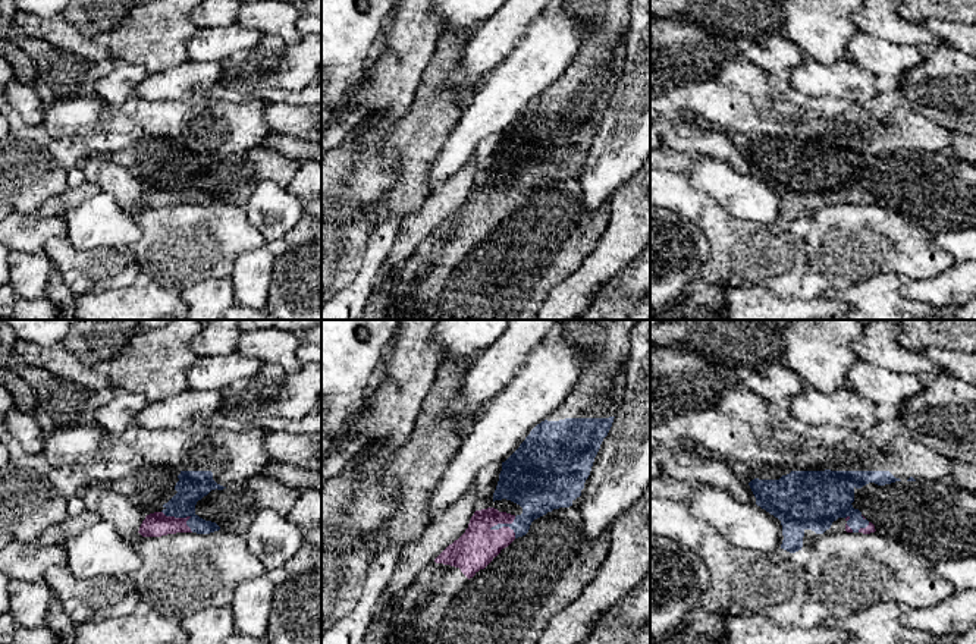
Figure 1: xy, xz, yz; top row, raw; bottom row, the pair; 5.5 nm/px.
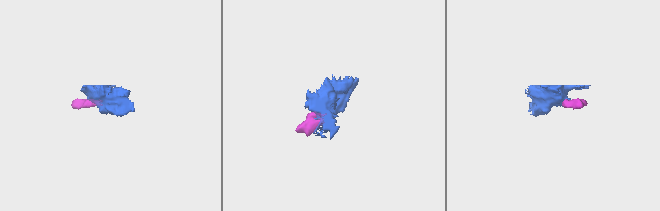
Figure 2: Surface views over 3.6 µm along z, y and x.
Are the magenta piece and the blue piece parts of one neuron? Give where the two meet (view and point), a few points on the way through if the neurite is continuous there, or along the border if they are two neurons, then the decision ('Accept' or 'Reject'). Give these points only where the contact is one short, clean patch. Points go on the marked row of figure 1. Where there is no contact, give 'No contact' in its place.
Touches magenta at xz (504, 527). Path across: xz (479, 544), (493, 530), (504, 527), (533, 508), (533, 492). Accept

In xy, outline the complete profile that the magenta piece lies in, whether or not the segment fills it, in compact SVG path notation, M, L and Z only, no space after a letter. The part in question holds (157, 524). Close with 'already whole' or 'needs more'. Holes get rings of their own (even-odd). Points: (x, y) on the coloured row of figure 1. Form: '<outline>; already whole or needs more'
M181 471L179 481L175 486L178 491L161 512L145 516L139 527L142 537L161 537L176 533L210 534L219 531L216 522L205 521L195 513L195 505L211 490L226 487L213 480L211 471Z; needs more

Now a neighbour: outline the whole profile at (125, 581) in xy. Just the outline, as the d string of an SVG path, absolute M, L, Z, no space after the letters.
M54 565L43 581L53 590L75 623L122 618L141 603L132 575L76 578L66 566Z

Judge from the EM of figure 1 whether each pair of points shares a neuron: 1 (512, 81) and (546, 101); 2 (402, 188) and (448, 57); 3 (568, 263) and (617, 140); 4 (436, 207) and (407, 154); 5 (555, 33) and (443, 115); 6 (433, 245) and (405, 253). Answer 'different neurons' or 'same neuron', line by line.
1: different neurons
2: same neuron
3: different neurons
4: different neurons
5: different neurons
6: different neurons

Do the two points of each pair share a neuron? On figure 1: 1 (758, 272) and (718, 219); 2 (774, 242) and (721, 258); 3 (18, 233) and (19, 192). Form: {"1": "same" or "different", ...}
{"1": "same", "2": "same", "3": "different"}

